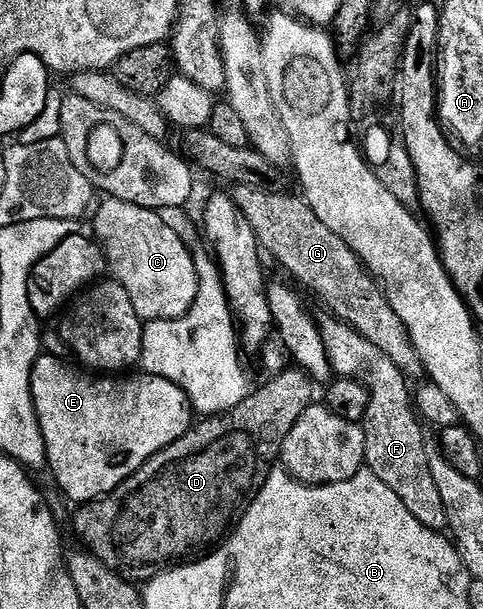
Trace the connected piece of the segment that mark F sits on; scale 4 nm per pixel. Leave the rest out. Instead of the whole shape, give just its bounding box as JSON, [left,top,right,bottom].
[317,313,448,533]

